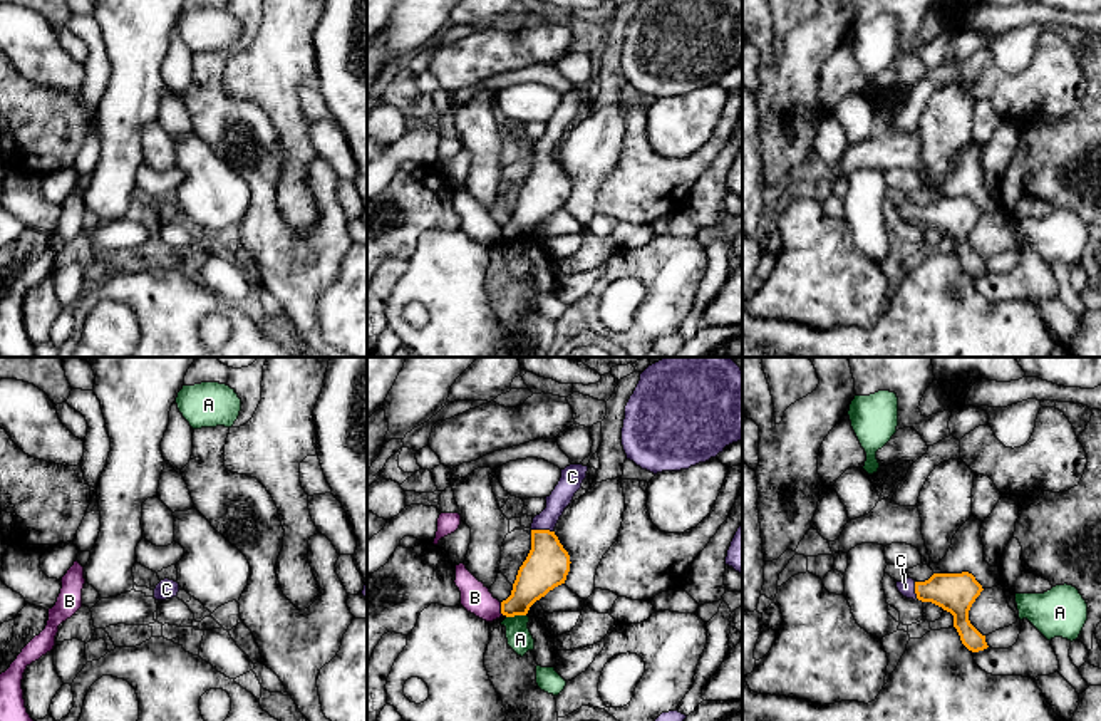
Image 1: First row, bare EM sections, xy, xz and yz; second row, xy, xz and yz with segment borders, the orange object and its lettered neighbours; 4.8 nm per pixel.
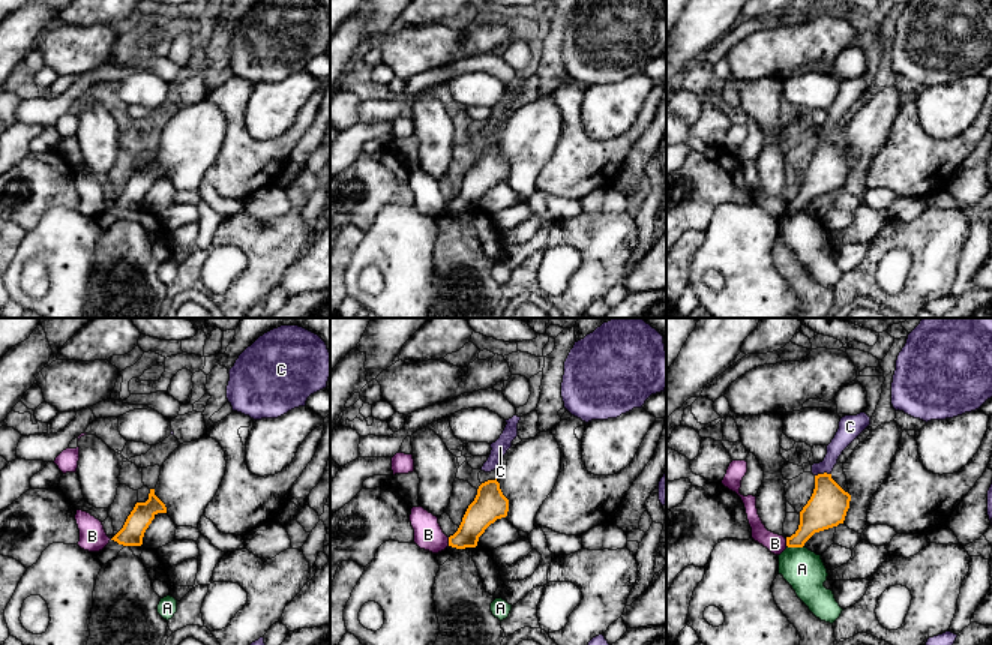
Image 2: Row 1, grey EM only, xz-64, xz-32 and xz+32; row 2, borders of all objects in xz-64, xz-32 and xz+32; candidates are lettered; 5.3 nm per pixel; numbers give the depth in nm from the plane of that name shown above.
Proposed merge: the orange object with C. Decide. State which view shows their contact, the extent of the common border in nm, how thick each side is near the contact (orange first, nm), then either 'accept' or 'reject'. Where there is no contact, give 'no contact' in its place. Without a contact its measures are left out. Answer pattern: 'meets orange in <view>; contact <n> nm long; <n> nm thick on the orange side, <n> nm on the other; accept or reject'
meets orange in xz; contact 110 nm long; 220 nm thick on the orange side, 100 nm on the other; accept

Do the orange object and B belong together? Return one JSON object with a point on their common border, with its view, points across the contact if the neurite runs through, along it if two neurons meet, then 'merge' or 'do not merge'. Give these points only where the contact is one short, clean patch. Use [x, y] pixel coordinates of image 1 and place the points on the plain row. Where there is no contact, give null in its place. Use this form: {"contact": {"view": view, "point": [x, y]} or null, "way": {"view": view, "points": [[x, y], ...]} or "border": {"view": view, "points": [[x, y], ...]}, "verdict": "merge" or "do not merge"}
{"contact": {"view": "xz", "point": [501, 233]}, "border": {"view": "xz", "points": [[500, 227], [503, 238]]}, "verdict": "do not merge"}

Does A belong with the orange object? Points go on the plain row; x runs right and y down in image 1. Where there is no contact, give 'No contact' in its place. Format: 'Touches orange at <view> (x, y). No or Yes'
Touches orange at xz (515, 238). No

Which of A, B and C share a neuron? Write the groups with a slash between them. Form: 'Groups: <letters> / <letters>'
Groups: A / B / C

